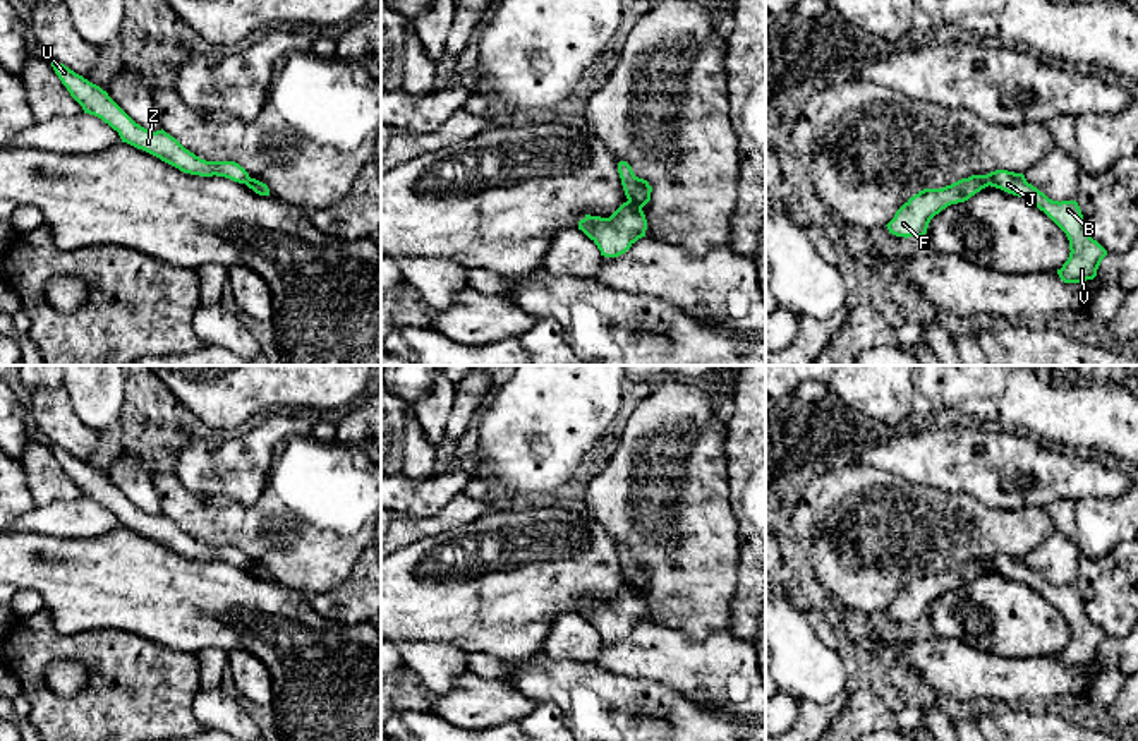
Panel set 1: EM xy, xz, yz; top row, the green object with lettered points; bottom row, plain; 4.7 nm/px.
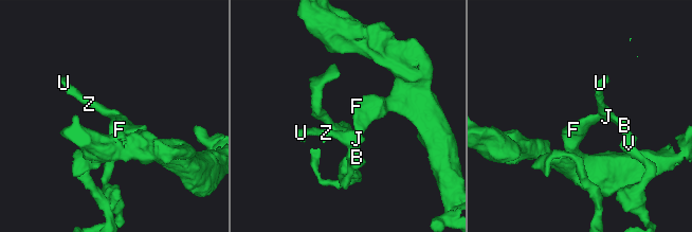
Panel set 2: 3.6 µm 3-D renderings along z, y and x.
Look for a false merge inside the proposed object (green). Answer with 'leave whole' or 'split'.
split

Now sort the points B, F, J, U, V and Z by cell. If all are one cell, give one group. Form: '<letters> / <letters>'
B J U V Z / F

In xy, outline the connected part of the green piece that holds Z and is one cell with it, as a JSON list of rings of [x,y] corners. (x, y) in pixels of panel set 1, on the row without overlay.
[[[51,446],[51,451],[84,497],[94,499],[118,516],[122,527],[142,533],[184,557],[199,561],[225,561],[239,568],[251,564],[245,552],[235,545],[206,545],[185,533],[163,513],[151,516],[136,508],[100,470],[89,467],[69,451]]]

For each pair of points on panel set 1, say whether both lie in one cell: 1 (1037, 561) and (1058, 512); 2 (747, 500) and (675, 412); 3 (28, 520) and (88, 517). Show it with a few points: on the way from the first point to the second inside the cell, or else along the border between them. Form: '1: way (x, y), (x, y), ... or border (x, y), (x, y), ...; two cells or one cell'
1: border (1054, 529), (1082, 554); two cells
2: border (725, 438), (728, 501), (737, 517); two cells
3: way (43, 520), (72, 518); one cell

